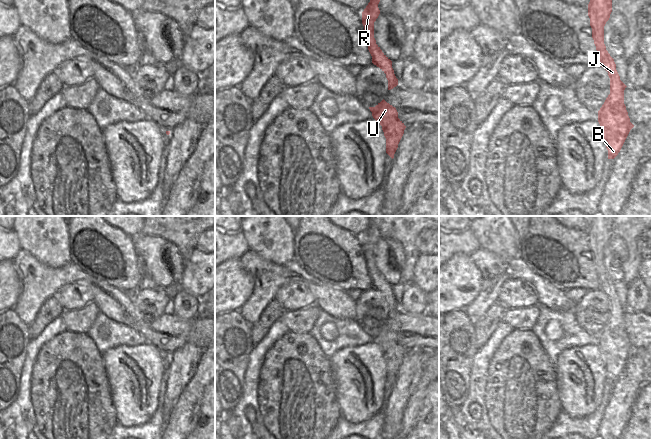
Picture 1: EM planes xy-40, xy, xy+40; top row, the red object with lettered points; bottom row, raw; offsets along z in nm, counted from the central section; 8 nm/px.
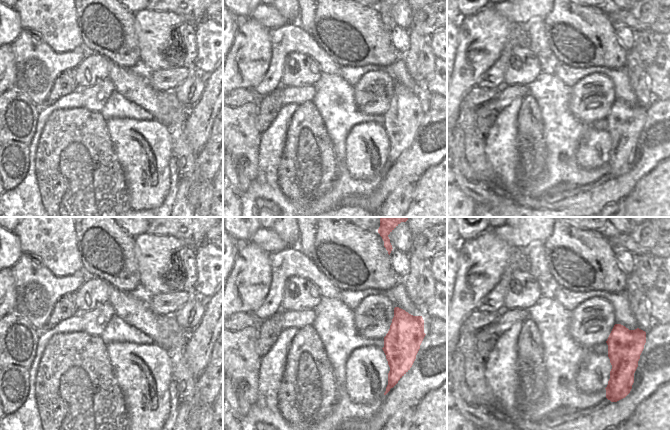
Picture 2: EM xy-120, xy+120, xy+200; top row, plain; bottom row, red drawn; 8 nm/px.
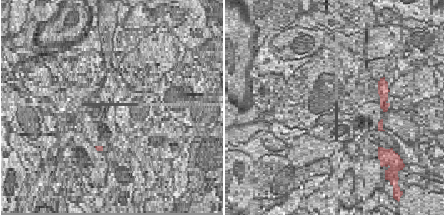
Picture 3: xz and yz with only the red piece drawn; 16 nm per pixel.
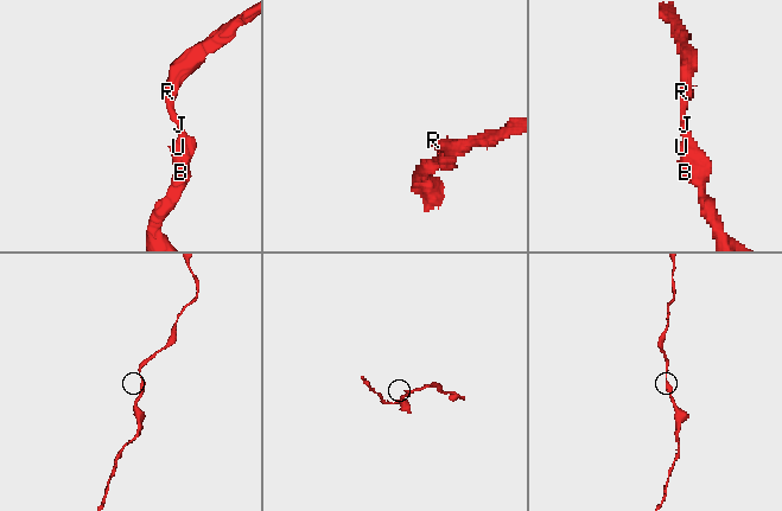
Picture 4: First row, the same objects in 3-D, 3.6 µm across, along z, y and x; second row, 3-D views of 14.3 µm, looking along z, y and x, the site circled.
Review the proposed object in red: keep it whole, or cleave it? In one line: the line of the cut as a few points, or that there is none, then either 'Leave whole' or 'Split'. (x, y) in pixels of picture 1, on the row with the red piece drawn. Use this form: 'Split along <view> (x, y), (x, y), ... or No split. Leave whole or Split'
No split. Leave whole.

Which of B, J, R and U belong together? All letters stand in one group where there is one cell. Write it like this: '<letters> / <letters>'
B J R U

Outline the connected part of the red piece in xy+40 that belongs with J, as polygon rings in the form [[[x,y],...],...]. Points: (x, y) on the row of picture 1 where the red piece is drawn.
[[[590,0],[588,4],[592,38],[600,66],[608,72],[610,78],[610,94],[598,111],[598,122],[606,142],[608,159],[614,159],[618,155],[630,130],[634,127],[624,104],[624,90],[627,86],[620,80],[614,59],[604,44],[604,26],[611,12],[612,0]]]

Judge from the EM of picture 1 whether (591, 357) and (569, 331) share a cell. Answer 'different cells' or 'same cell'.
different cells

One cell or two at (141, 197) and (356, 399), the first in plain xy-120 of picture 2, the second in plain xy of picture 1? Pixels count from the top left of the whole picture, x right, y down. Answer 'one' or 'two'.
one

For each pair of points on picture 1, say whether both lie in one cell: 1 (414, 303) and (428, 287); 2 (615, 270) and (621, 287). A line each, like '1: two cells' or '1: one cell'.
1: two cells
2: two cells

